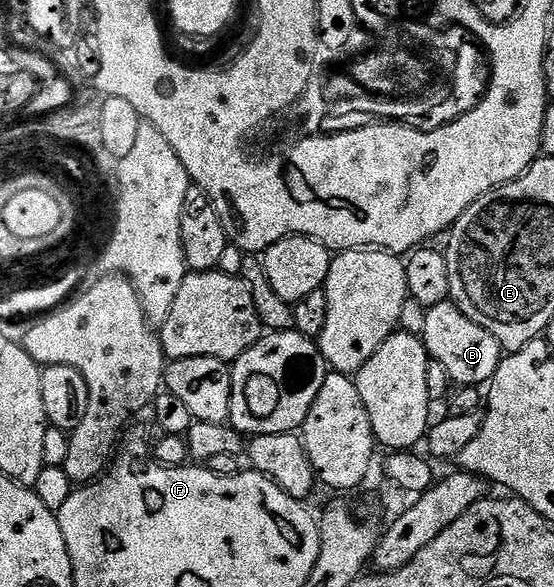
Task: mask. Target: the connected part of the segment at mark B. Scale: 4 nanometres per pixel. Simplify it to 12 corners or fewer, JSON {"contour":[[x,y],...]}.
{"contour":[[450,300],[421,337],[456,387],[486,387],[505,351]]}

